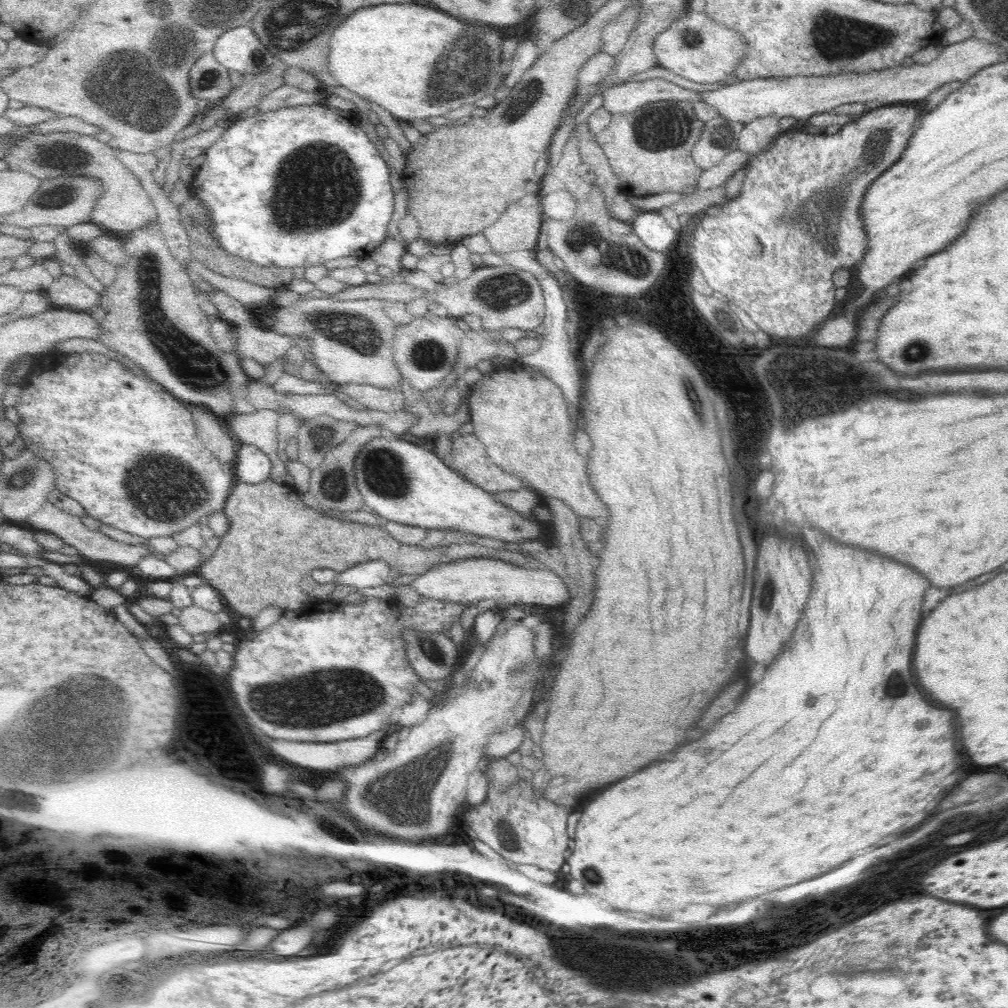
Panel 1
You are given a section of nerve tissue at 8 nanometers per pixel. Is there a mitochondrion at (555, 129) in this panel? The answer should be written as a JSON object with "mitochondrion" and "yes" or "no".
{"mitochondrion":"no"}

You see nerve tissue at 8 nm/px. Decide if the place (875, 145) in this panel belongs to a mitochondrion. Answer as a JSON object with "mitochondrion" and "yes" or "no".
{"mitochondrion":"yes"}

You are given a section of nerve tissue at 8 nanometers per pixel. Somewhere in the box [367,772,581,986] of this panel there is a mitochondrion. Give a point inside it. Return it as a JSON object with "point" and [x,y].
{"point":[505,835]}

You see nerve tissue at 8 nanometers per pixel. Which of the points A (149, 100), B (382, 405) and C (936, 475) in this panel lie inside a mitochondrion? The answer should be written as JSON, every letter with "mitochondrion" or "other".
{"A":"mitochondrion","B":"other","C":"other"}

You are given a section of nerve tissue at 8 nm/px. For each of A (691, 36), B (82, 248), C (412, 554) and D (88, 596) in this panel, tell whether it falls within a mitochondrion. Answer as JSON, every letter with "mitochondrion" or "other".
{"A":"mitochondrion","B":"other","C":"other","D":"other"}

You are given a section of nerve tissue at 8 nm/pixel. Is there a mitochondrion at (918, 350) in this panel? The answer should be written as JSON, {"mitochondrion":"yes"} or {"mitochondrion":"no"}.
{"mitochondrion":"yes"}

